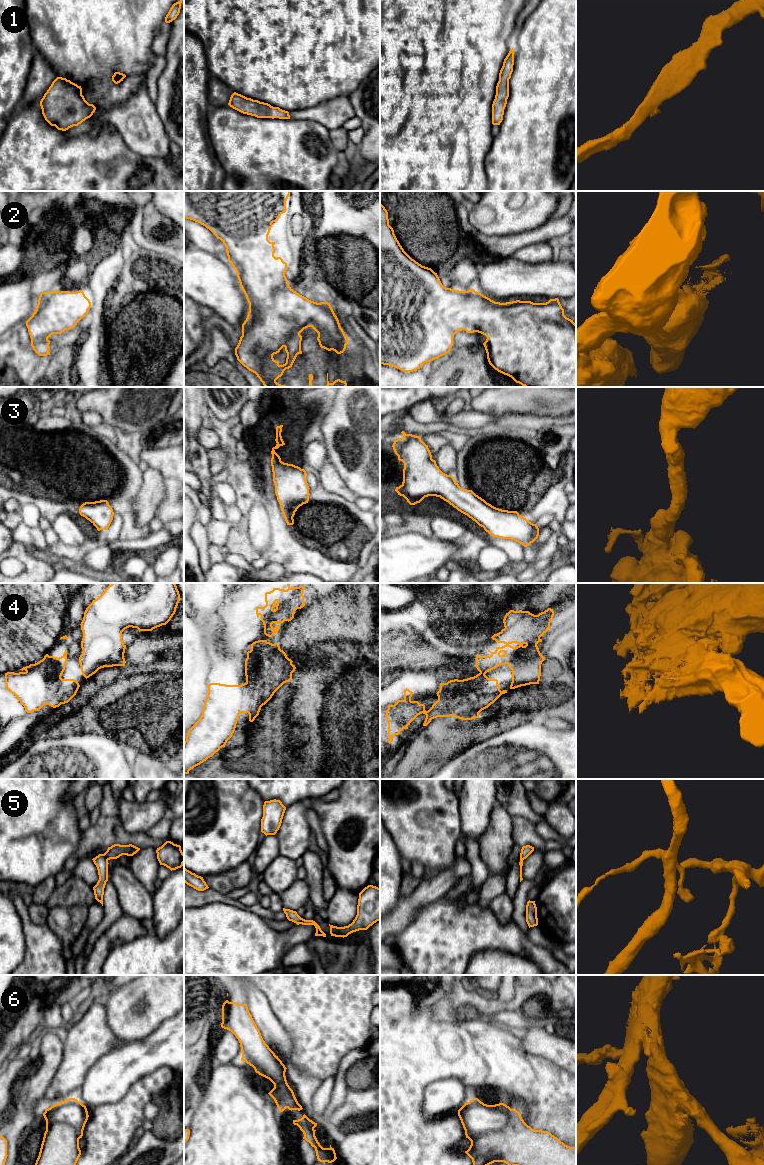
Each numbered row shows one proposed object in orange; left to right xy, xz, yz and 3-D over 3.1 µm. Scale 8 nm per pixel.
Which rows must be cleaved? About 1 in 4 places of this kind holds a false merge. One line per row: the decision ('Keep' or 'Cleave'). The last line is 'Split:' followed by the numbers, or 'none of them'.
1: Keep
2: Keep
3: Keep
4: Cleave
5: Cleave
6: Cleave
Split: 4, 5, 6

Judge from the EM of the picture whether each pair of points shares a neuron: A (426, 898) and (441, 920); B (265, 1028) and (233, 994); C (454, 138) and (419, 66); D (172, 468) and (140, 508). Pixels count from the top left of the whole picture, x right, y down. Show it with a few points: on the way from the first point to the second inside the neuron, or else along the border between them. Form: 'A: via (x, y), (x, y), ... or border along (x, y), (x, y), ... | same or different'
A: border along (444, 895), (425, 905), (413, 920) | different
B: border along (242, 985), (245, 991), (246, 1003) | different
C: via (436, 120), (418, 102), (418, 84) | same
D: border along (152, 468), (165, 488), (160, 502) | different

